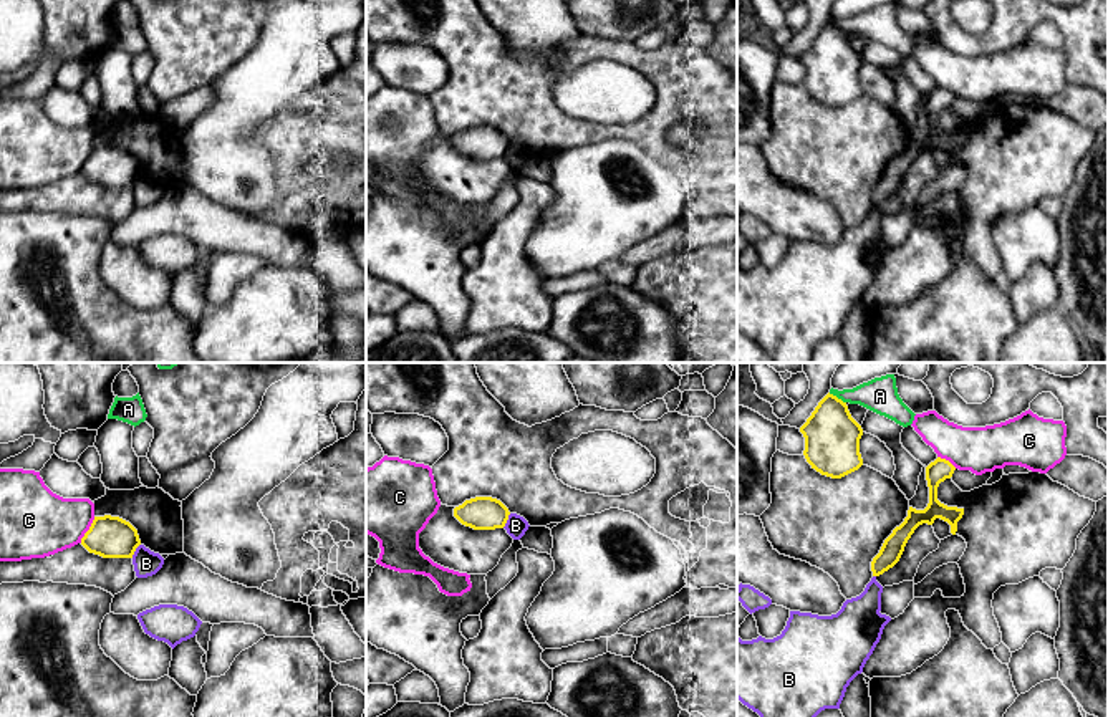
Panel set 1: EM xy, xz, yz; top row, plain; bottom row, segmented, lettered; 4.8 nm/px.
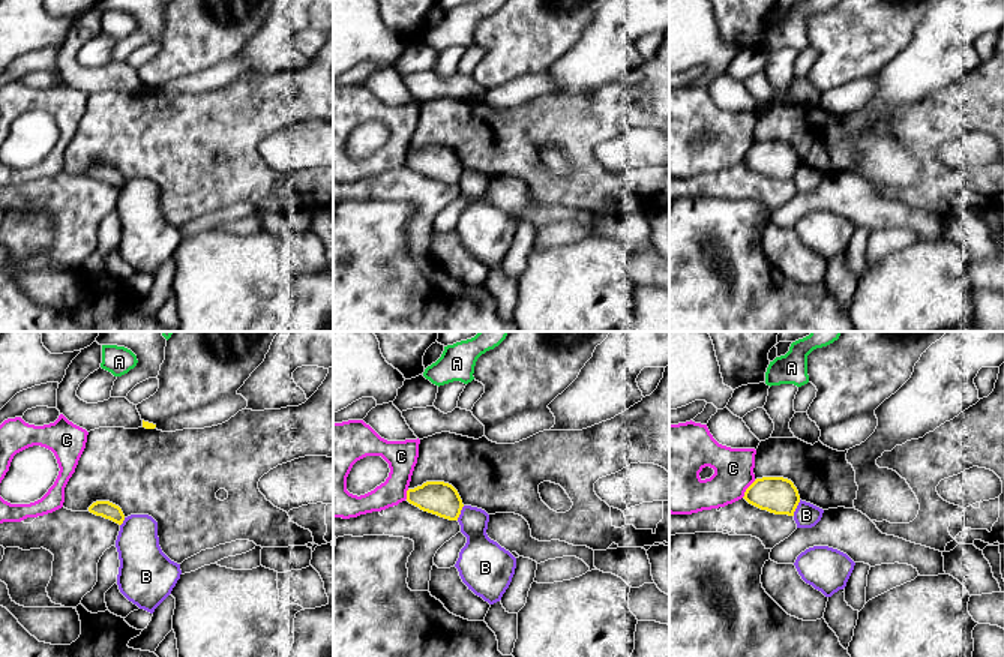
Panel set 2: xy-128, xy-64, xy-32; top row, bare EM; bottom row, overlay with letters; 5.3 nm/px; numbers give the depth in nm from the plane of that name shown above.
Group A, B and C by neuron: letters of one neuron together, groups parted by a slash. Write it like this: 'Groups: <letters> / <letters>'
Groups: A / B / C

